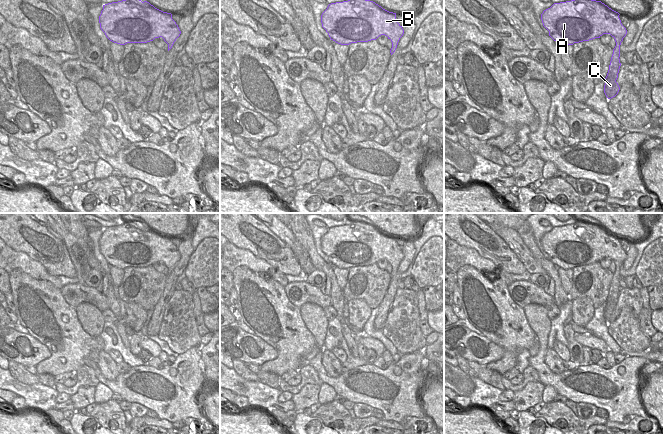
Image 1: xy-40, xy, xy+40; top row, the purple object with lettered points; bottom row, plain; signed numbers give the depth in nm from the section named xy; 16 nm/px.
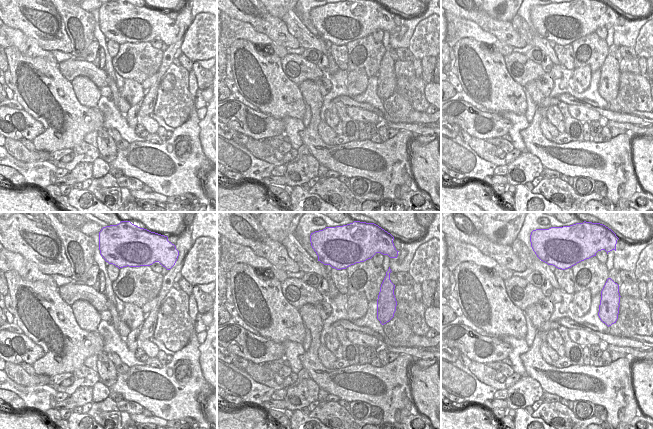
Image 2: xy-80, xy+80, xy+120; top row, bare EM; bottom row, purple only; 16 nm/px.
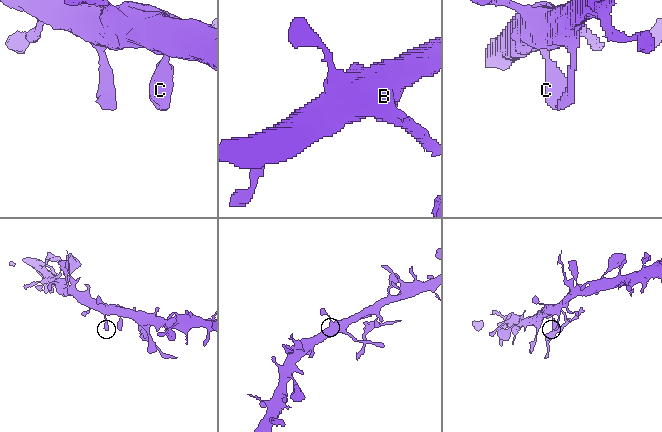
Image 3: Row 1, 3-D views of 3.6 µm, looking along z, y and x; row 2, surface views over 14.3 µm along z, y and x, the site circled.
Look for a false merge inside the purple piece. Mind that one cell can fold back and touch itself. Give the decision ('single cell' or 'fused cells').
single cell

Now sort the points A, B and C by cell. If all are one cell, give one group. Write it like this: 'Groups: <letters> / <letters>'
Groups: A B C.

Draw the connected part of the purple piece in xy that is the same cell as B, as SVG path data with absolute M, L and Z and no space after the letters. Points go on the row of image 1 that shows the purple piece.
M370 0L331 3L322 13L321 23L330 39L341 45L368 42L385 35L392 42L391 55L404 34L396 13Z

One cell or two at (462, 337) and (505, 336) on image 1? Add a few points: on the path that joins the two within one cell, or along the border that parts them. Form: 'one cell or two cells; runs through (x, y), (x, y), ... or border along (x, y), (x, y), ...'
two cells; border along (483, 335), (504, 350)

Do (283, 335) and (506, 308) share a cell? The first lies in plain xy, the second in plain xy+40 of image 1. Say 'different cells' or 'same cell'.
same cell

